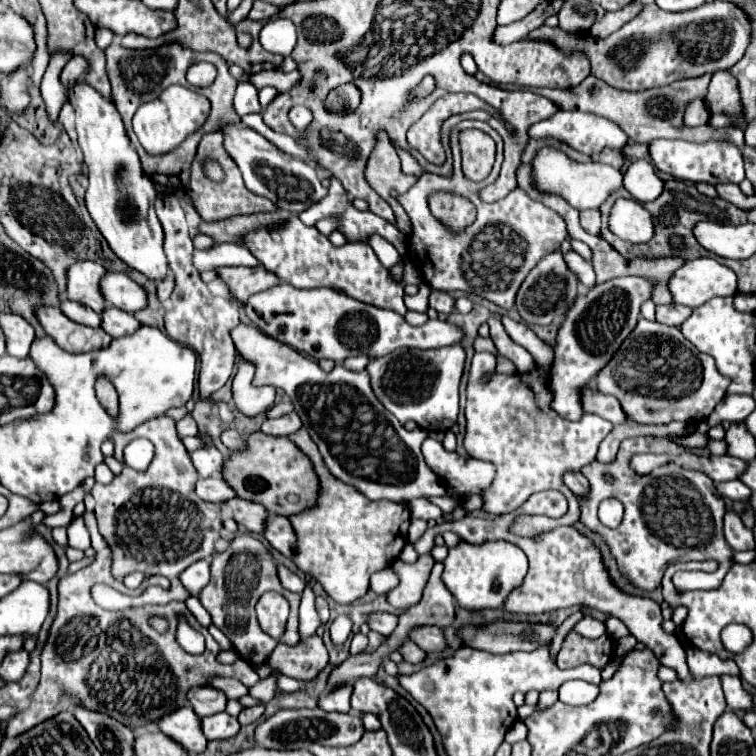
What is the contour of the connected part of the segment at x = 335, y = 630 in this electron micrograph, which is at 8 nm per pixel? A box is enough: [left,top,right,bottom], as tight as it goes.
[329,616,352,644]

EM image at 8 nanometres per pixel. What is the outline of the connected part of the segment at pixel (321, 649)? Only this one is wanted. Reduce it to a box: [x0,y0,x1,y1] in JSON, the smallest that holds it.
[267,634,327,682]

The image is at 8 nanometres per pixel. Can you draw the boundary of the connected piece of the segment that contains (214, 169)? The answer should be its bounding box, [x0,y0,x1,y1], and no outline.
[203,160,224,181]

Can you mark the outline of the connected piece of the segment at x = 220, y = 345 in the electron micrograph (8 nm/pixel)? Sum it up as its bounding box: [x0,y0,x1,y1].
[155,194,239,400]

